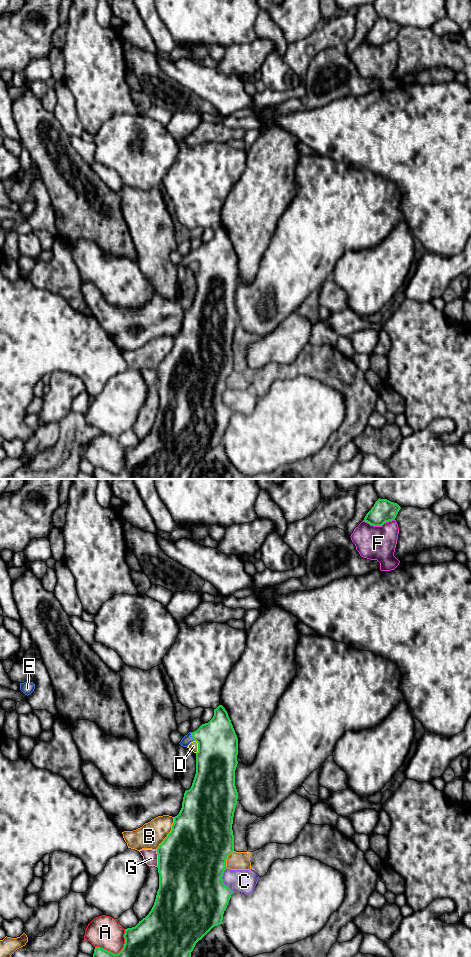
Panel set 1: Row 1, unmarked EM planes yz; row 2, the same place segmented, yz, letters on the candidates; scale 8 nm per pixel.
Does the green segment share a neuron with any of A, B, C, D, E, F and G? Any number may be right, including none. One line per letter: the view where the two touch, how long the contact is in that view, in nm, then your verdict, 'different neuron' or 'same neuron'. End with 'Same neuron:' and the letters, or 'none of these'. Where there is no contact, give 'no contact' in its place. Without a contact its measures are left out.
A: yz | 280 nm | different neuron
B: yz | 300 nm | different neuron
C: yz | 200 nm | different neuron
D: yz | 110 nm | different neuron
E: yz | 80 nm | same neuron
F: yz | 260 nm | different neuron
G: yz | 140 nm | different neuron
Same neuron: E

